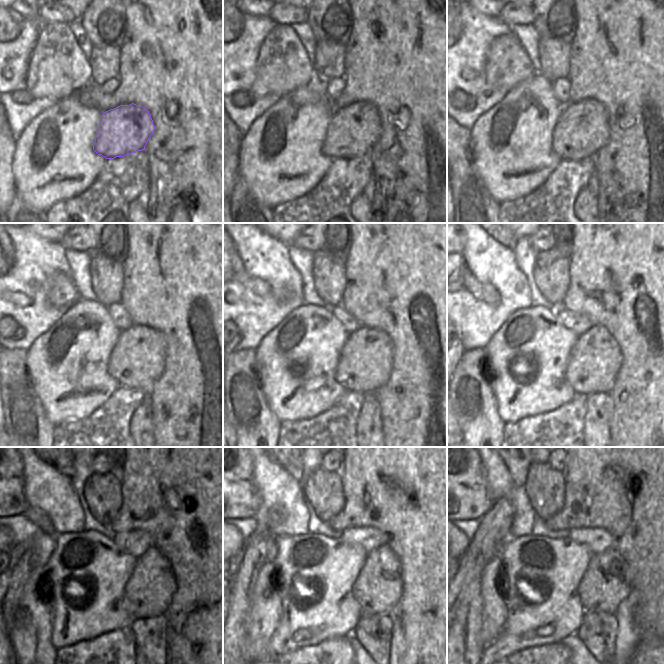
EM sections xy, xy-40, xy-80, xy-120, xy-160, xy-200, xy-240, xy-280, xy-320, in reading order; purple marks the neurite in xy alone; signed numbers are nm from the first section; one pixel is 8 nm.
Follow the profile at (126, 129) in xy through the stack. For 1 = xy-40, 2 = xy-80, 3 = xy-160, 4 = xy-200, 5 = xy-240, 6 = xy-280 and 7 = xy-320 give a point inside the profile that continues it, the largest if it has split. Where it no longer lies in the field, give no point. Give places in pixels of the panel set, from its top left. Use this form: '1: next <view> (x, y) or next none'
1: next xy-40 (353, 129)
2: next xy-80 (581, 130)
3: next xy-160 (366, 360)
4: next xy-200 (595, 360)
5: next xy-240 (148, 593)
6: next xy-280 (378, 587)
7: next xy-320 (606, 582)

